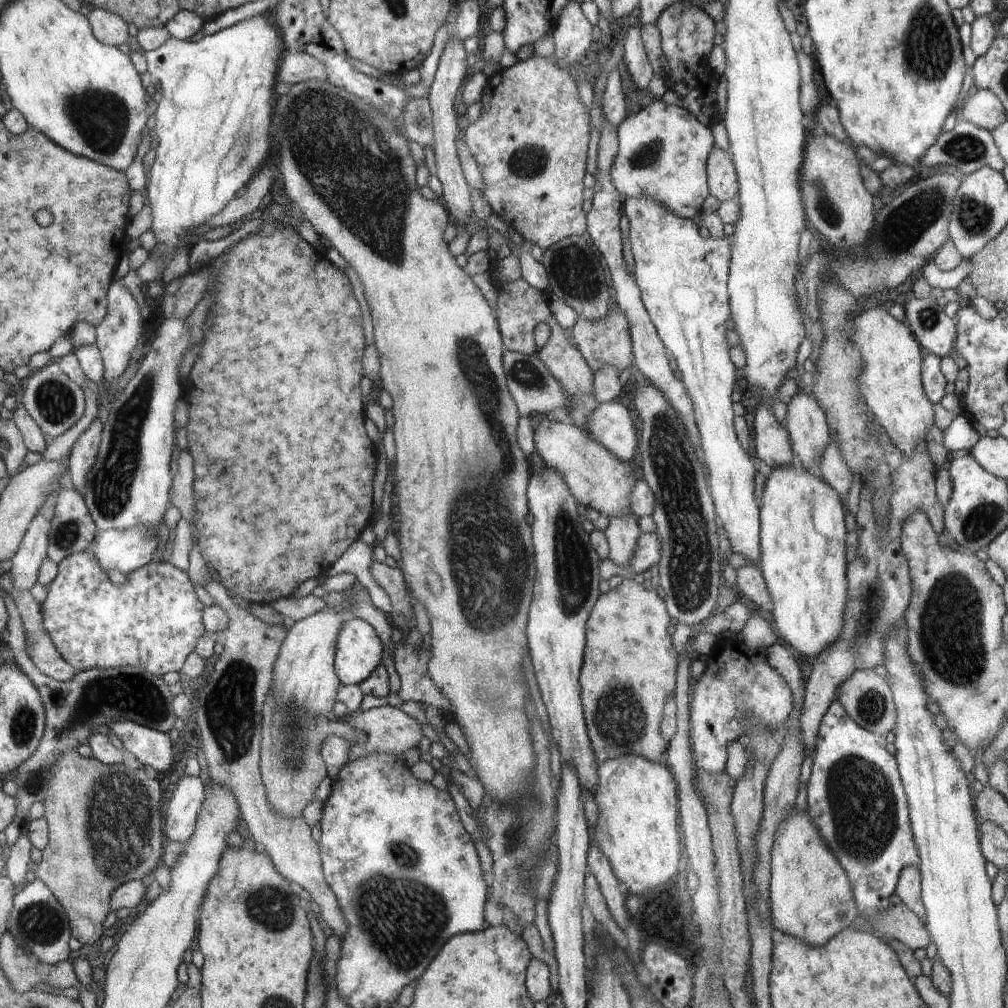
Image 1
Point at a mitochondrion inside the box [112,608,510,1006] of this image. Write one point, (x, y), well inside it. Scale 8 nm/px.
(385, 908)

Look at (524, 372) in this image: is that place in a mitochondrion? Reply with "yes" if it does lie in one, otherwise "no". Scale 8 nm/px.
yes

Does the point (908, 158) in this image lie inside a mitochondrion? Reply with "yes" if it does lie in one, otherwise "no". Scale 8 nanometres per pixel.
no

